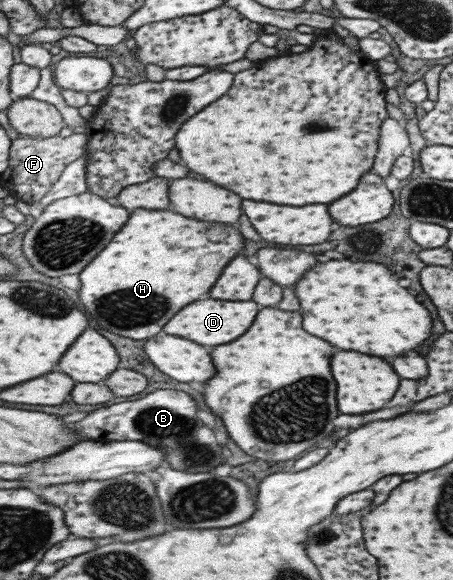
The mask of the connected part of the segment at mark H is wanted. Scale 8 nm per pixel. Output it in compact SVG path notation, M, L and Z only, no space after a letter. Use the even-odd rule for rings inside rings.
M172 208L133 209L130 220L126 222L126 230L117 234L118 238L114 238L114 244L106 246L106 250L79 274L79 298L86 311L92 314L92 318L102 328L134 340L148 340L160 334L170 318L174 318L188 304L208 294L222 276L224 268L246 246L242 232L232 224L188 218Z

